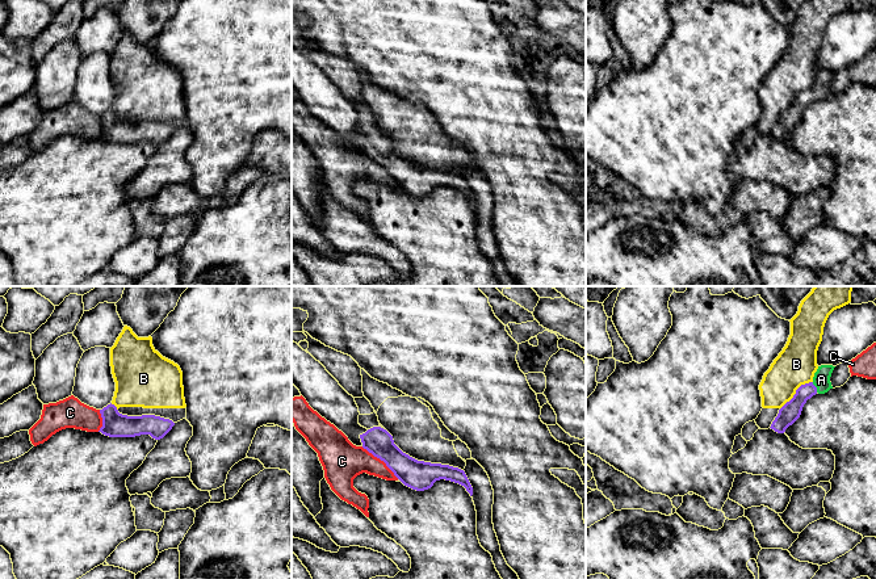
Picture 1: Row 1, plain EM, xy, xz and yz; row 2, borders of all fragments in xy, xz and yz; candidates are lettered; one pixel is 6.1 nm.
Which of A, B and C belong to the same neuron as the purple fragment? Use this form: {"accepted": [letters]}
{"accepted": ["A"]}

